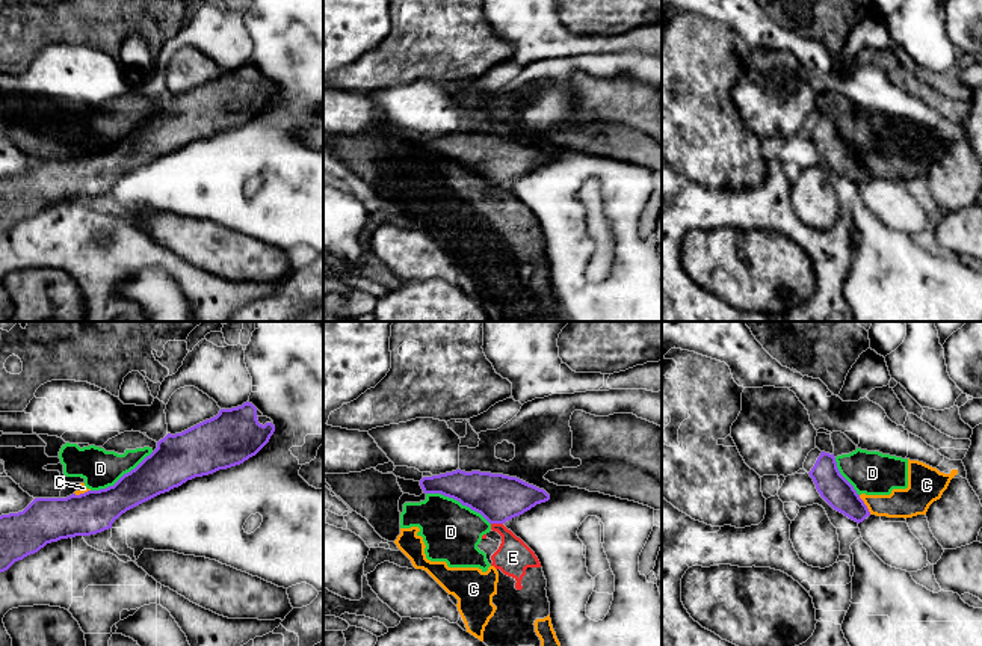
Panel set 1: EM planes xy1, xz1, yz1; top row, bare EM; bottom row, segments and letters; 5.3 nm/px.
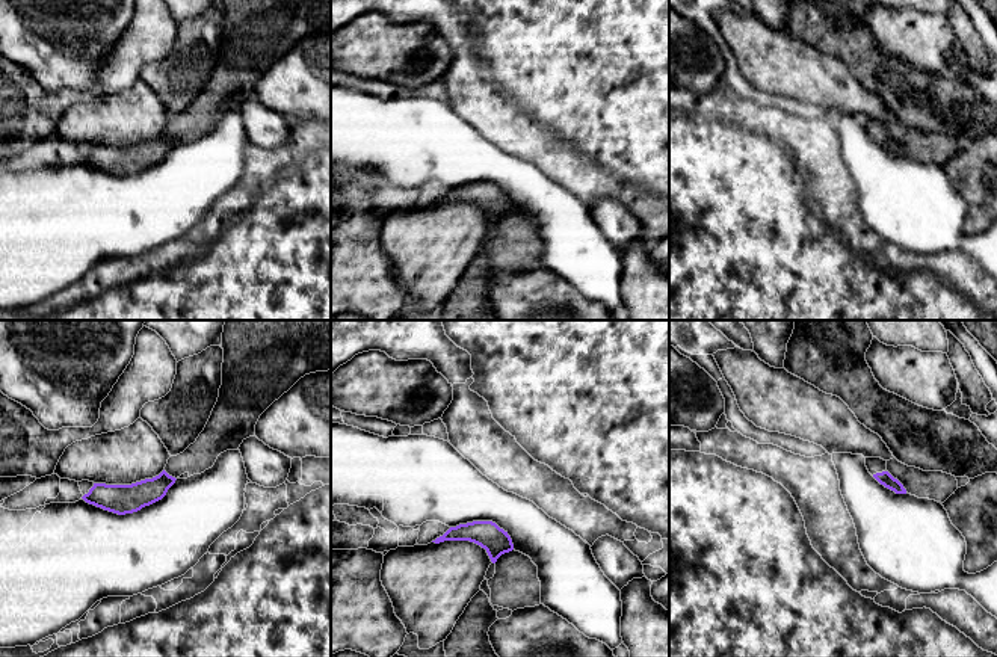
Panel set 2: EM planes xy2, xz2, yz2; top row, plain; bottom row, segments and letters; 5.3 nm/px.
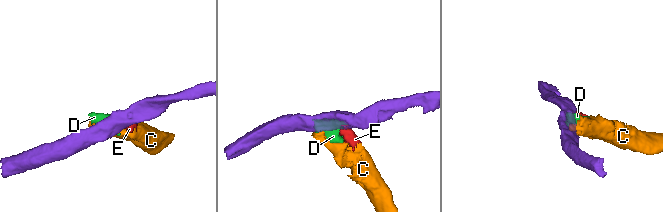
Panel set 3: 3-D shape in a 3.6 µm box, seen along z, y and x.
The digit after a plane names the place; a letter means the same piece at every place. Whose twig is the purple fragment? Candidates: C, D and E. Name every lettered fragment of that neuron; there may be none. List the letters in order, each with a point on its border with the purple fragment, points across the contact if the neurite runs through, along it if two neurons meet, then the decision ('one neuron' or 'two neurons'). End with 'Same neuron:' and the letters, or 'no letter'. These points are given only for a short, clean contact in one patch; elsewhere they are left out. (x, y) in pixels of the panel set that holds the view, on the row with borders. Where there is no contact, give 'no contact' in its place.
C: yz1 (864, 504) | along yz1 (858, 495), (870, 513) | two neurons
D: xz1 (458, 500) | along xz1 (426, 492), (440, 492), (452, 497), (476, 510), (490, 524) | two neurons
E: xz1 (497, 522) | along xz1 (491, 522), (502, 524) | two neurons
Same neuron: no letter

